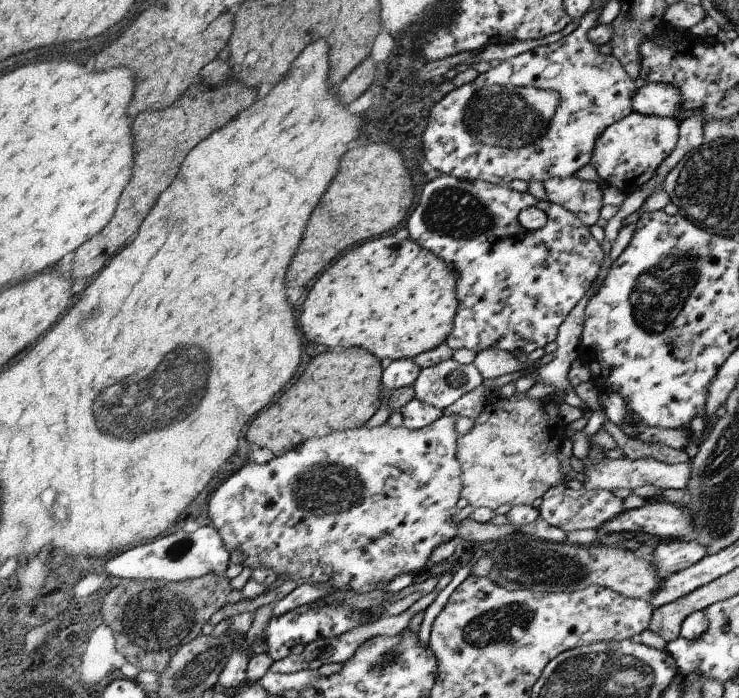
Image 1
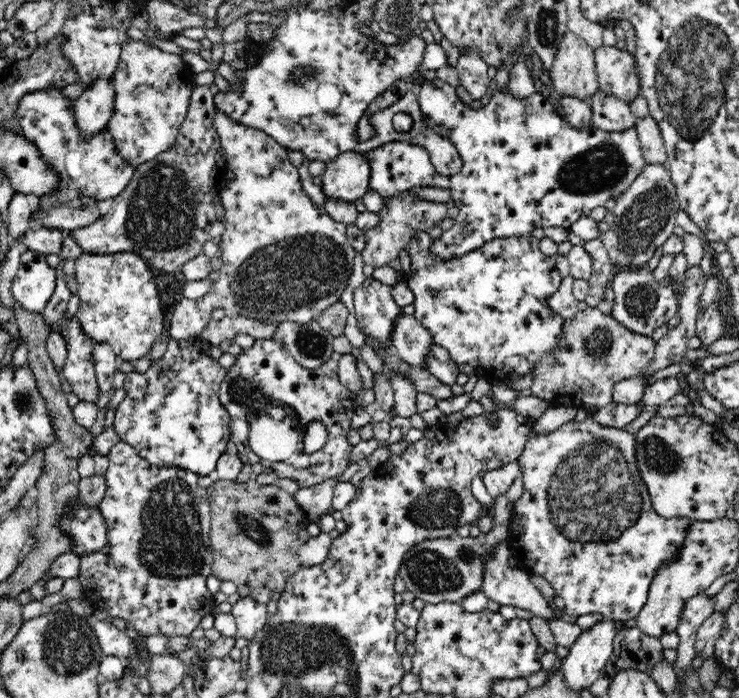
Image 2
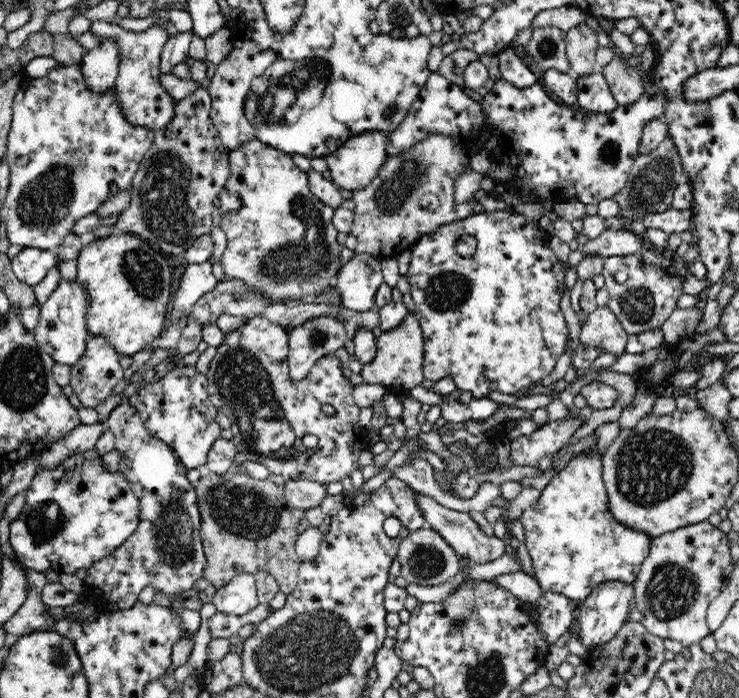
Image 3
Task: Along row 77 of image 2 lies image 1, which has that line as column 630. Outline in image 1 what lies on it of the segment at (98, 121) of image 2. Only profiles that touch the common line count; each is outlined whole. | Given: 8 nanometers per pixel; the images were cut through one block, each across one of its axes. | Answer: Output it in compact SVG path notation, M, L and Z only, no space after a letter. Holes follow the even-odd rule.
M647 82L634 92L630 106L643 115L674 117L680 110L680 90L670 84Z

